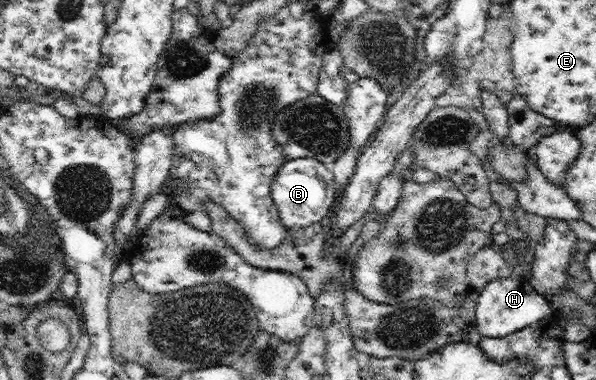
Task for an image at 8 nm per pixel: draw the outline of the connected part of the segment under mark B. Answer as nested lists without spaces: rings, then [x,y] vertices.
[[[312,157],[288,159],[275,174],[271,184],[271,195],[278,209],[280,220],[287,230],[300,230],[308,224],[326,222],[336,200],[334,175],[329,165]]]

